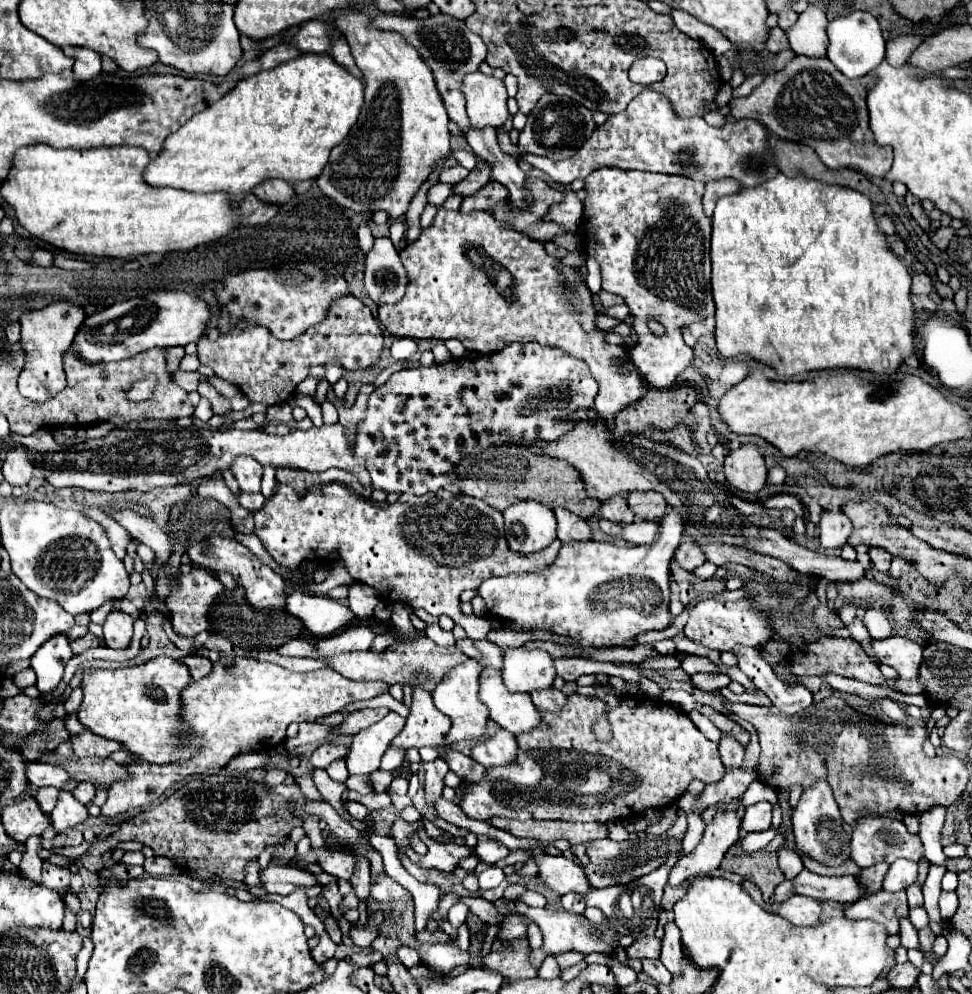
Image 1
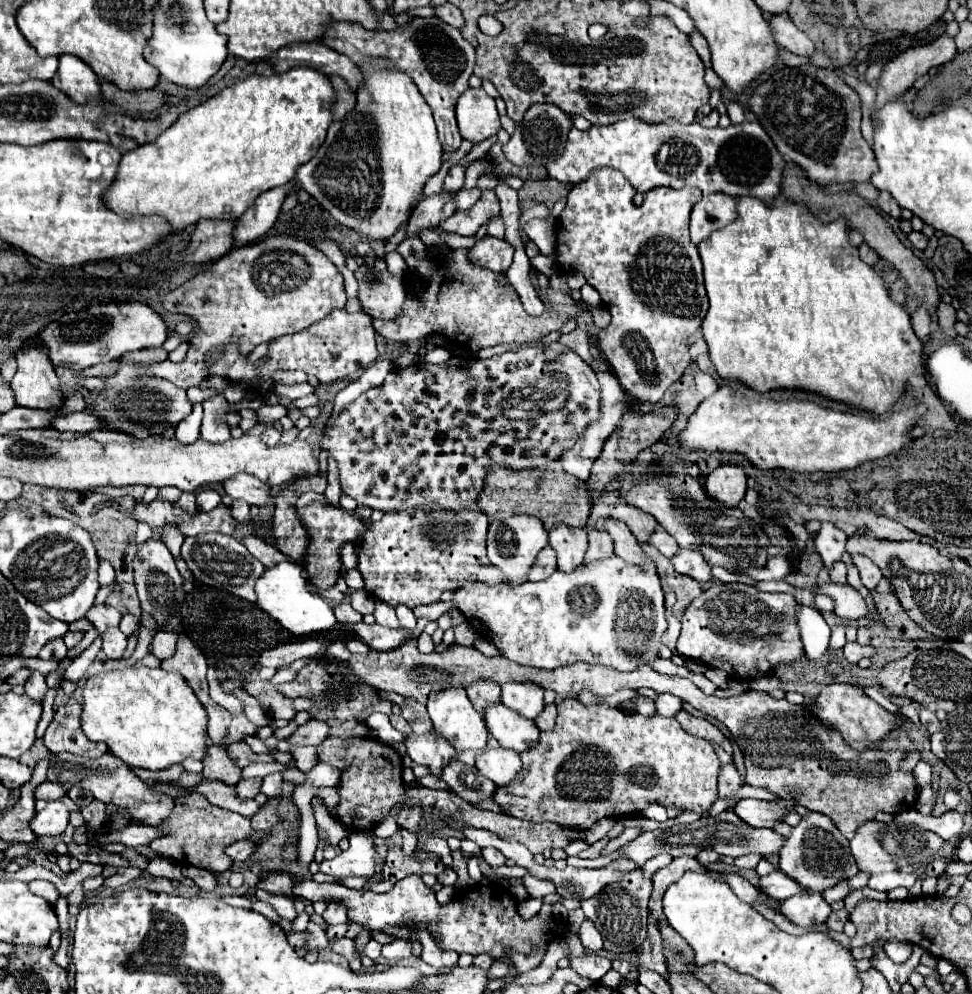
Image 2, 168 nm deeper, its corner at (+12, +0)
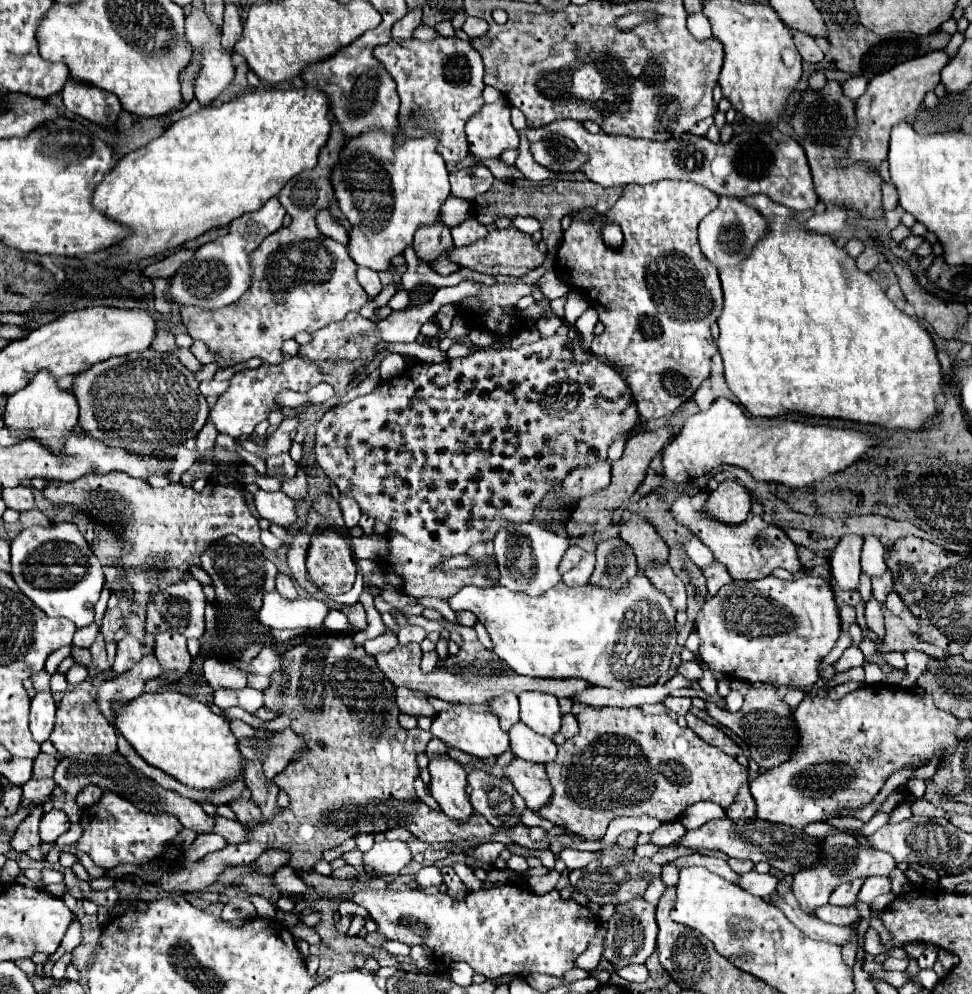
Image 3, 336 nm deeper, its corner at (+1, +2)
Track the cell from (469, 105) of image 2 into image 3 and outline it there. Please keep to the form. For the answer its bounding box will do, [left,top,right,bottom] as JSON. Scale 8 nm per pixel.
[465,101,519,159]

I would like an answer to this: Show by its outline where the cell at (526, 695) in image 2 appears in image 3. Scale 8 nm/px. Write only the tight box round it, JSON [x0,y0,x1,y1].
[519,691,561,737]

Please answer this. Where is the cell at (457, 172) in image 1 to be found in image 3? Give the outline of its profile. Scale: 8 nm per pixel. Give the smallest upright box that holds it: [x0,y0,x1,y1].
[449,165,495,199]

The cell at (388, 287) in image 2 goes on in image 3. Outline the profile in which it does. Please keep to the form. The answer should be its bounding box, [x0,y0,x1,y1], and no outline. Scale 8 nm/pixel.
[375,303,439,343]

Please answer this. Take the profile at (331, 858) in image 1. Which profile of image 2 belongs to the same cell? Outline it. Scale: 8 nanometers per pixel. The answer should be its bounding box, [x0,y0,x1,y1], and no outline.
[320,833,378,879]

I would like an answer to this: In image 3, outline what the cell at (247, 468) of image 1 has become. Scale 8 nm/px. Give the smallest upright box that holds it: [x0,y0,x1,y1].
[253,489,297,527]

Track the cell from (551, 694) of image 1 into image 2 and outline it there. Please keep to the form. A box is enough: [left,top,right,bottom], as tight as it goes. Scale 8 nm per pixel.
[536,705,556,731]

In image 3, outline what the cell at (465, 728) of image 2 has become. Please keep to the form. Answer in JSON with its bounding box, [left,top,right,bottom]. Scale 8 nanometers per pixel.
[431,705,509,759]

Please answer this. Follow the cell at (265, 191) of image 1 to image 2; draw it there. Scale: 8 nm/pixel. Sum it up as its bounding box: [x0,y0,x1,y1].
[232,185,290,247]

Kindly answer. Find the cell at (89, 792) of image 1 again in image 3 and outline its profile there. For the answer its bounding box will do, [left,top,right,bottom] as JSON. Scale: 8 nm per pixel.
[23,777,55,801]

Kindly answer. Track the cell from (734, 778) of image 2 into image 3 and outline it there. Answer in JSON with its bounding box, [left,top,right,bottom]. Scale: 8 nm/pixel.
[727,783,755,821]

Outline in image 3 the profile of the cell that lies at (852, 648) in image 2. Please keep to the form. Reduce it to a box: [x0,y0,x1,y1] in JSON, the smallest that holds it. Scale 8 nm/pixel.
[835,645,865,673]

